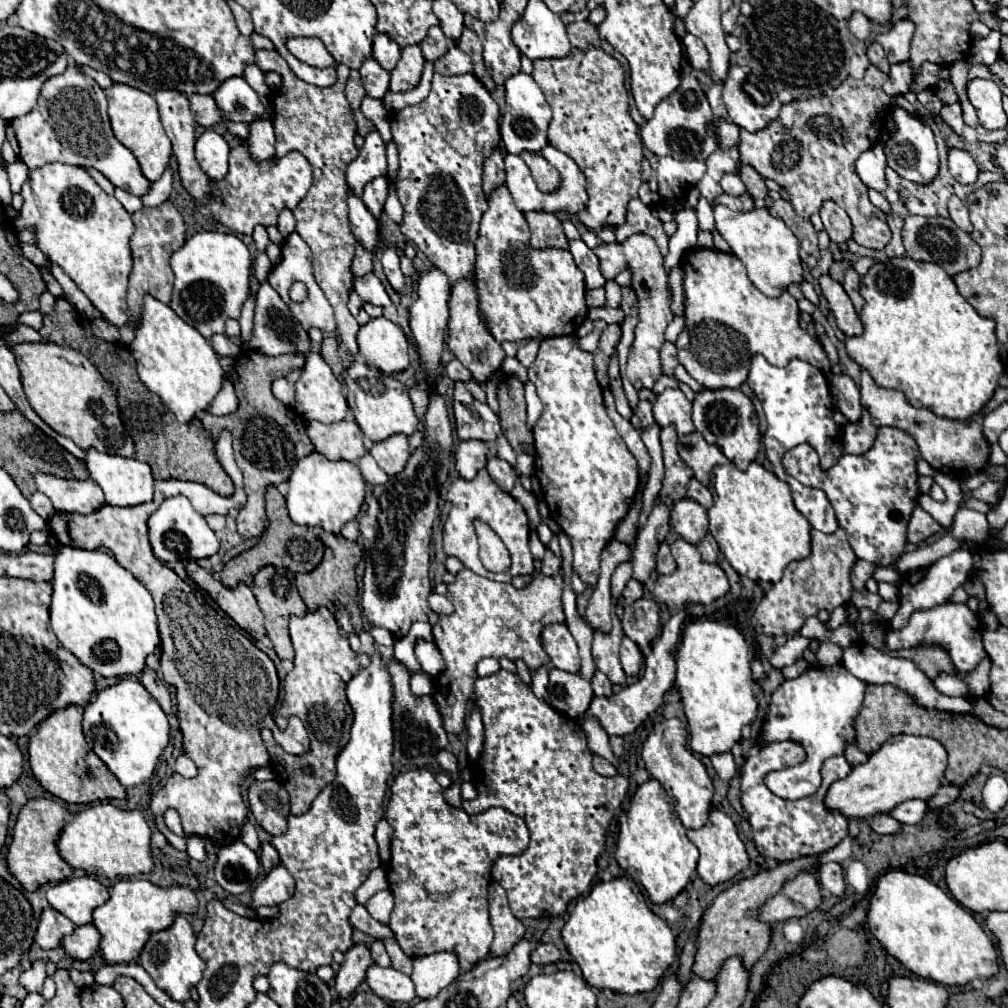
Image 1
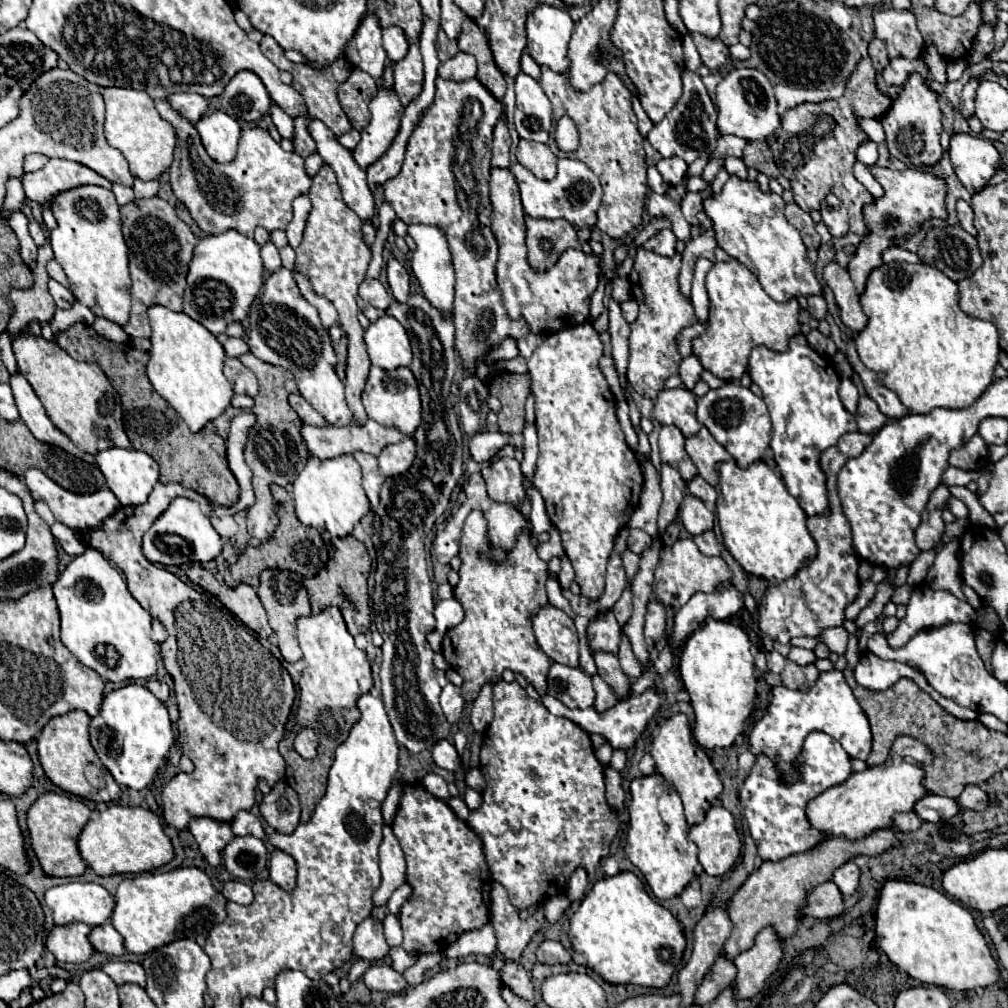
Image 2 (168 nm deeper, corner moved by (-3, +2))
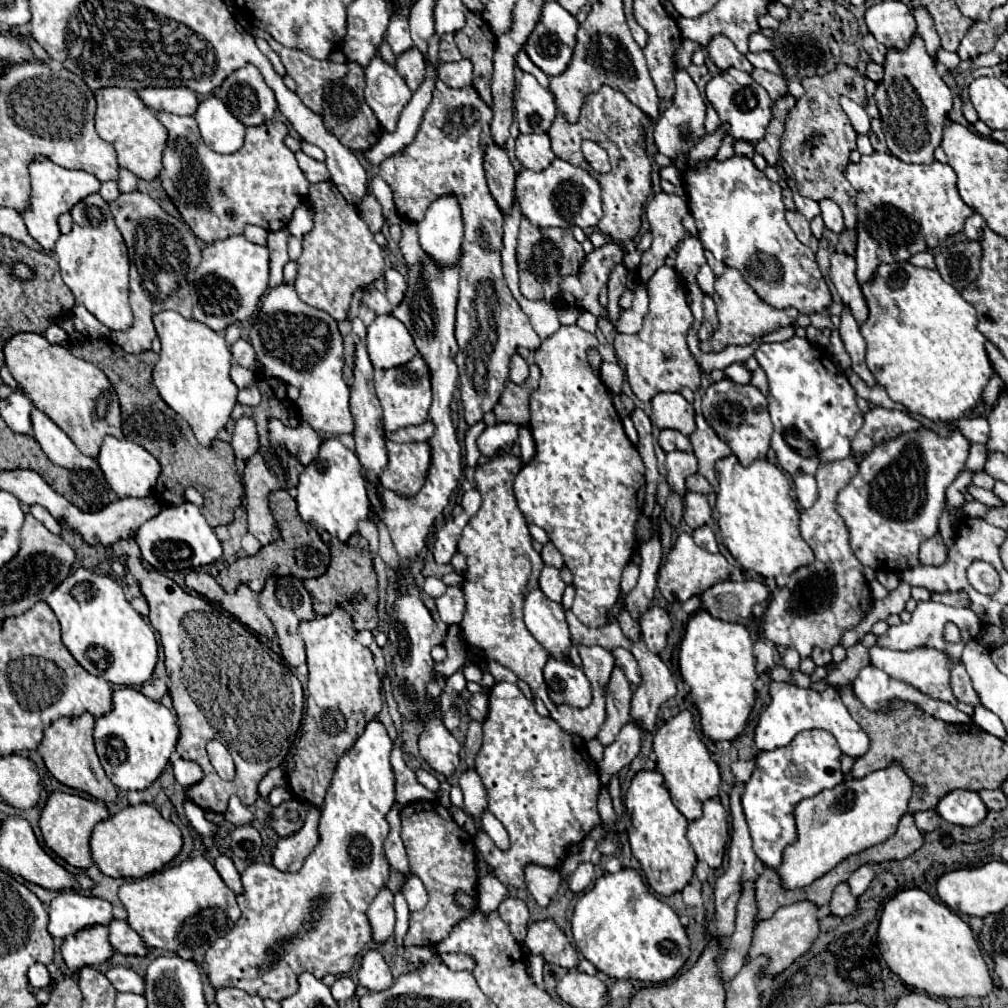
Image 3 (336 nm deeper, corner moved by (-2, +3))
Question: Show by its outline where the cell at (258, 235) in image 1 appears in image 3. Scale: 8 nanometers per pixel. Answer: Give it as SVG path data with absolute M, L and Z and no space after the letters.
M249 225L245 227L245 233L243 233L249 241L257 243L257 245L267 245L267 231L261 229L261 227L255 227L255 225Z

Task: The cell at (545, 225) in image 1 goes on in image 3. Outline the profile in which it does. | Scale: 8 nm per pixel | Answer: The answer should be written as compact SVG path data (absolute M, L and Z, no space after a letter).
M527 217L521 219L519 227L519 243L517 243L517 263L519 263L519 281L521 281L521 293L535 301L545 299L549 305L553 305L553 299L557 299L557 287L561 279L573 271L577 271L577 263L585 257L585 251L581 243L573 237L571 229L567 227L535 227L529 223Z

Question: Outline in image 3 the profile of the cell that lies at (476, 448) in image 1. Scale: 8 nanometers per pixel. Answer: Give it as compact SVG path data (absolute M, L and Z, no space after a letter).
M497 423L497 425L487 427L477 439L477 447L481 455L491 459L499 453L509 453L511 445L515 443L519 435L519 428L520 426L515 423Z

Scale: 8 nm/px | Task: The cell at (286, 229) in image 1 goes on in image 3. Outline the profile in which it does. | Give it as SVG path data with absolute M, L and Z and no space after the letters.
M303 201L295 211L293 211L293 217L291 221L287 223L287 229L301 239L301 235L305 235L305 231L311 231L313 227L313 209L307 201Z

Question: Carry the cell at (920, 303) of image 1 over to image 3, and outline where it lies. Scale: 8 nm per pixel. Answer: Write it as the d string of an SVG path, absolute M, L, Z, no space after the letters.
M911 263L881 265L871 281L861 285L869 307L869 319L861 325L861 335L867 343L867 367L885 387L887 395L905 405L911 413L925 415L931 421L953 421L969 413L993 375L993 365L985 349L985 335L977 329L975 309L961 297L961 293L941 279L937 271L921 269Z

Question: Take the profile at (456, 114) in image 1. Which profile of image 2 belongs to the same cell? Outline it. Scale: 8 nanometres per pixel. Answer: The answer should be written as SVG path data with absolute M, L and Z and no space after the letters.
M438 78L434 104L410 136L402 170L382 186L384 200L394 208L398 218L438 226L448 236L456 270L456 298L452 308L456 350L466 370L460 384L462 402L458 404L466 434L484 430L488 414L488 386L476 376L478 364L486 360L490 350L498 348L504 338L522 340L530 334L526 320L512 320L508 316L496 282L498 244L490 228L492 206L488 198L488 178L492 130L500 116L502 104L490 96L476 78L466 82Z

